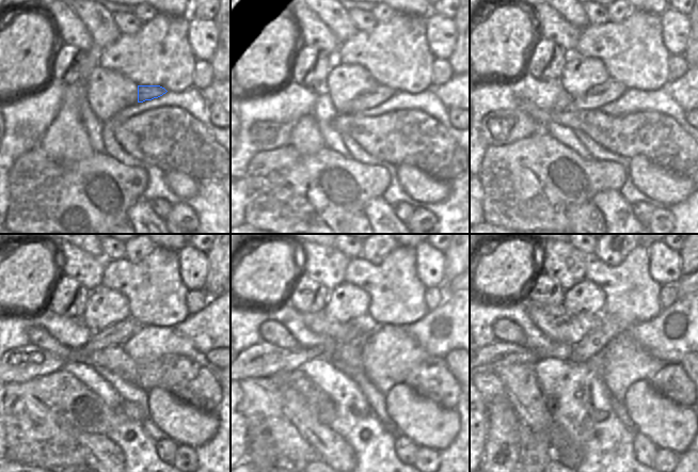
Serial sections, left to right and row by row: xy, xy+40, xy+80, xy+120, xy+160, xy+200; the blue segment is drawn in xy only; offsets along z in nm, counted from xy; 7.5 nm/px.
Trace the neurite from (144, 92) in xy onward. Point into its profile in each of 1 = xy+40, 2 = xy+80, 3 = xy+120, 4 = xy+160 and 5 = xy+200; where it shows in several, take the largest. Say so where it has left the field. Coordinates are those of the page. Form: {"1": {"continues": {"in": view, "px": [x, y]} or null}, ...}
{"1": {"continues": {"in": "xy+40", "px": [381, 93]}}, "2": {"continues": {"in": "xy+80", "px": [598, 96]}}, "3": {"continues": {"in": "xy+120", "px": [116, 334]}}, "4": {"continues": {"in": "xy+160", "px": [264, 360]}}, "5": {"continues": {"in": "xy+200", "px": [497, 350]}}}

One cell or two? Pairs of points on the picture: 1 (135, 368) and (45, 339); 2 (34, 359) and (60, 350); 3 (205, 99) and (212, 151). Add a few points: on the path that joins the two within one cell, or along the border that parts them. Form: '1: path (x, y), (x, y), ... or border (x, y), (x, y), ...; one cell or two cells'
1: path (112, 358), (86, 358), (67, 354); one cell
2: border (29, 343), (66, 359); two cells
3: border (193, 115), (219, 143); two cells

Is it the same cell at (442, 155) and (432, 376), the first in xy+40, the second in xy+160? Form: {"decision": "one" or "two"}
{"decision": "one"}

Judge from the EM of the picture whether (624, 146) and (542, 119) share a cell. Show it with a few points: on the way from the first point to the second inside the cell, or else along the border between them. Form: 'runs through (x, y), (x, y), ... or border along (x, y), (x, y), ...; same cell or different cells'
runs through (604, 129), (591, 121), (562, 118); same cell

